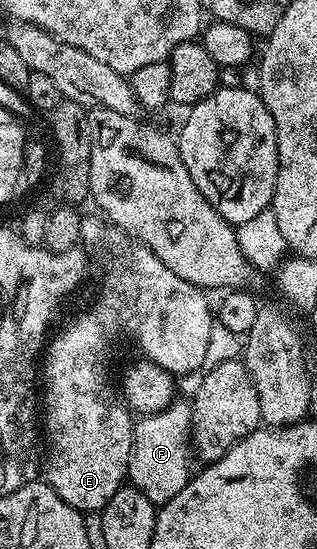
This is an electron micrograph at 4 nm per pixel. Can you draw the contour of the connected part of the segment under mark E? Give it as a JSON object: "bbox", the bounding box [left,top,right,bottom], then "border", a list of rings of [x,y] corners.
{"bbox":[40,215,216,514],"border":[[[93,215],[82,217],[80,244],[102,267],[98,297],[87,312],[72,317],[55,336],[53,333],[40,360],[44,480],[68,506],[83,514],[101,513],[112,494],[124,487],[130,470],[135,421],[115,381],[110,381],[114,347],[127,340],[138,347],[141,359],[181,378],[185,372],[203,367],[208,338],[216,323],[203,289],[172,274],[133,236],[127,236],[101,215]]]}

